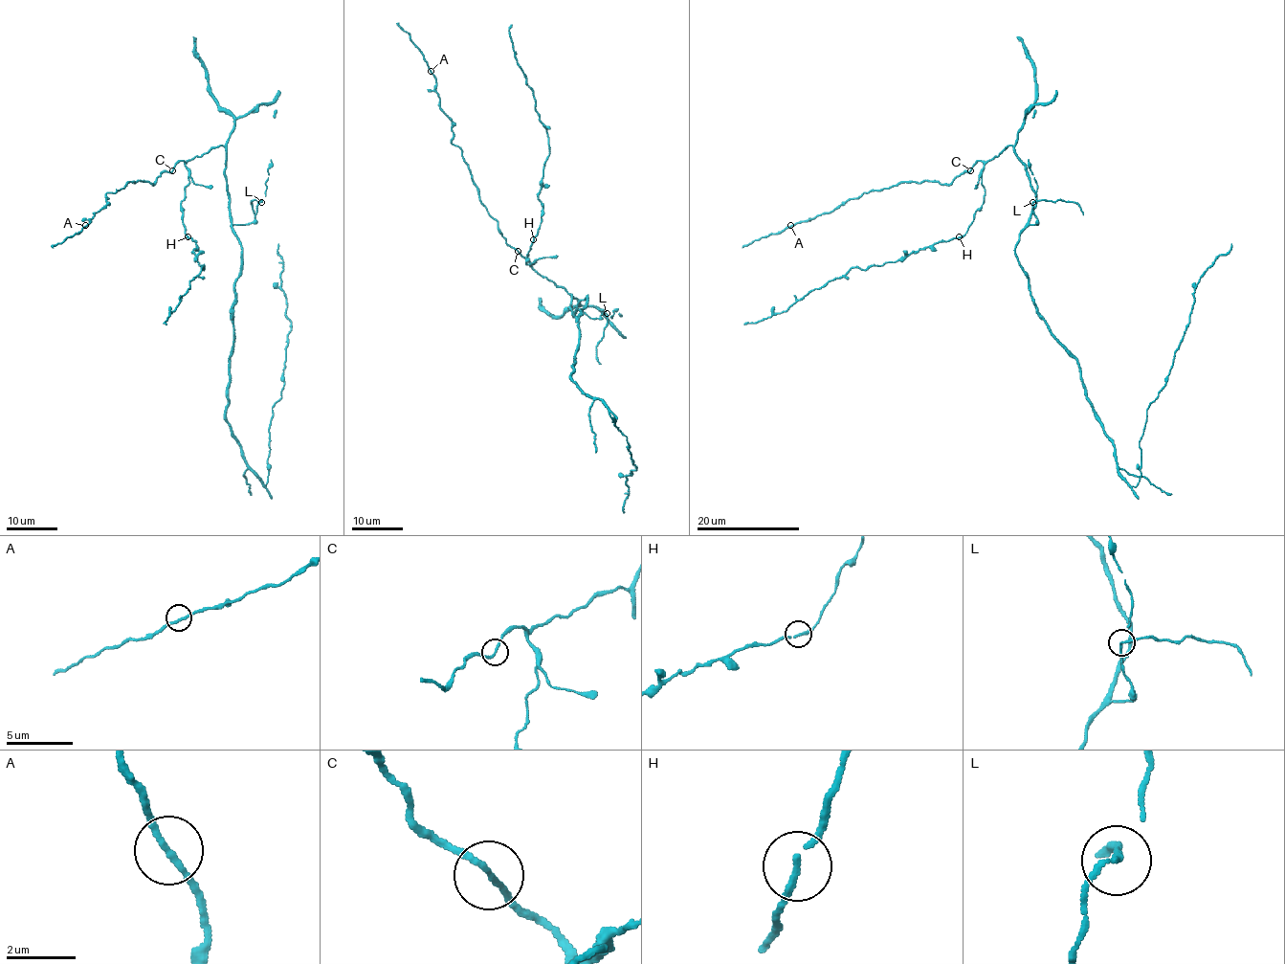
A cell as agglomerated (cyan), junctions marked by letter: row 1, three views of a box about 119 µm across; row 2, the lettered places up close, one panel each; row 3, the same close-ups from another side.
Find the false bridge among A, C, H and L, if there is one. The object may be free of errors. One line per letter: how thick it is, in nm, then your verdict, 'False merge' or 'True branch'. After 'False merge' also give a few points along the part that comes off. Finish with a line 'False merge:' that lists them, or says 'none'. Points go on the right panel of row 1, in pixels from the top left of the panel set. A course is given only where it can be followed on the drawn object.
A: Thickness 180 nm. True branch
C: Thickness 160 nm. True branch
H: Thickness 170 nm. True branch
L: Thickness 180 nm. False merge. Course of the part to remove: (1033, 202), (1046, 199), (1075, 202), (1083, 214)
False merge: L

